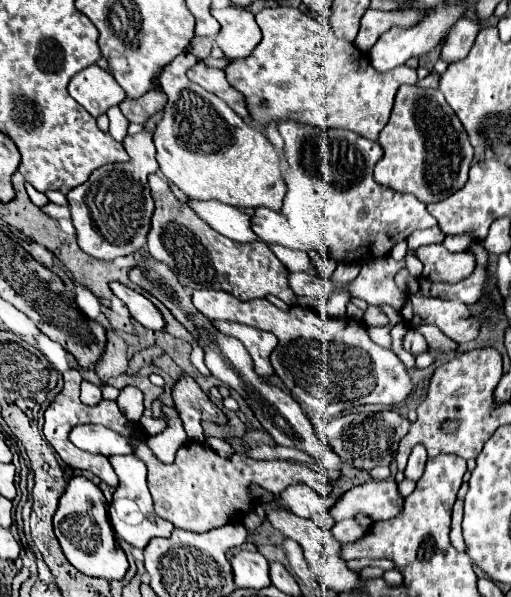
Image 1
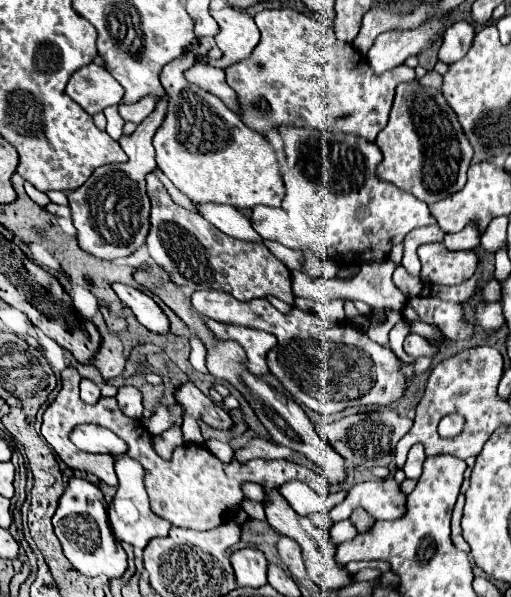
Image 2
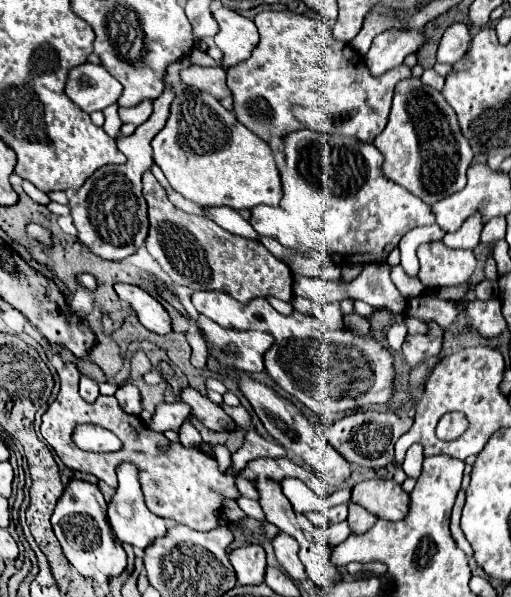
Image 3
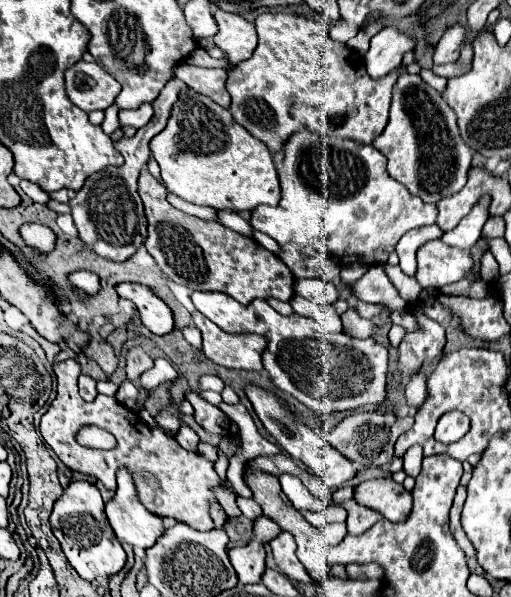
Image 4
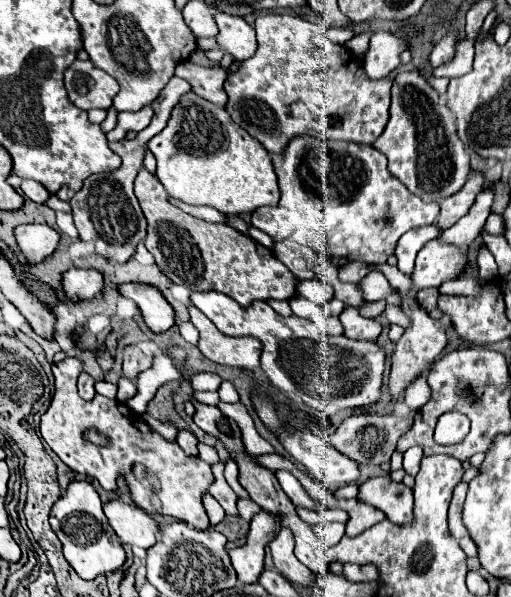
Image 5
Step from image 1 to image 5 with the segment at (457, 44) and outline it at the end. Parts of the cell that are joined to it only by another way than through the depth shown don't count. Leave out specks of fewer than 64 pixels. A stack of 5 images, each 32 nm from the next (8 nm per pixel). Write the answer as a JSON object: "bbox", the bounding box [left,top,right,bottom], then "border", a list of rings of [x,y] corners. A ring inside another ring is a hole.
{"bbox":[428,34,456,68],"border":[[[448,34],[446,38],[442,38],[438,44],[434,44],[428,60],[430,60],[430,66],[436,68],[444,62],[448,62],[452,56],[454,56],[454,44],[456,44],[456,34]]]}

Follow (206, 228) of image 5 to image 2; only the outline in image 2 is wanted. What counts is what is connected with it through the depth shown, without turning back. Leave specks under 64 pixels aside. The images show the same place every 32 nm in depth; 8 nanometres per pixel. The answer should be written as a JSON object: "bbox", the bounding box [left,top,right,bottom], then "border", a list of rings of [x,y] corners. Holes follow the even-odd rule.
{"bbox":[146,174,294,304],"border":[[[154,174],[146,176],[146,190],[152,204],[152,226],[146,238],[146,246],[150,256],[168,272],[174,284],[188,286],[192,290],[200,290],[204,286],[226,290],[240,302],[266,296],[276,296],[286,304],[294,302],[290,270],[262,242],[246,244],[244,240],[234,240],[206,222],[200,214],[186,212],[184,208],[176,206]]]}

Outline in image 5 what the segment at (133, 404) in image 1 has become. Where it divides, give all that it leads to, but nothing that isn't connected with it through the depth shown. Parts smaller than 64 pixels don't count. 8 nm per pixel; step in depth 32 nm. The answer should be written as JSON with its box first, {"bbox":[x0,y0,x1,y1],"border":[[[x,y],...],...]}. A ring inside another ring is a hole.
{"bbox":[118,376,136,402],"border":[[[122,376],[120,380],[118,380],[118,402],[124,402],[124,400],[128,400],[128,398],[132,398],[136,394],[136,384],[130,380],[130,378],[126,378],[126,376]]]}

